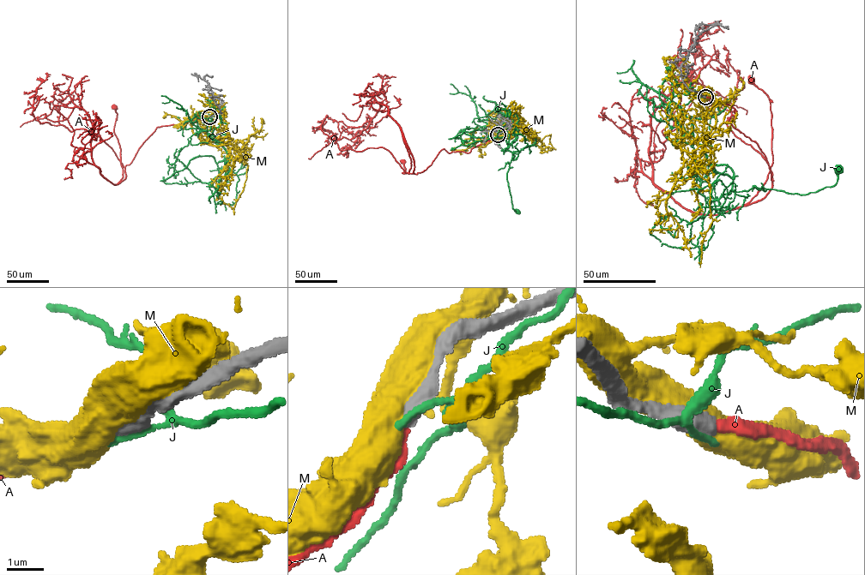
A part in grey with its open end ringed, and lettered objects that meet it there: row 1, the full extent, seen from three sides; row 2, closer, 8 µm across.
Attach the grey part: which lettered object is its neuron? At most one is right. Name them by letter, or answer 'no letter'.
A

